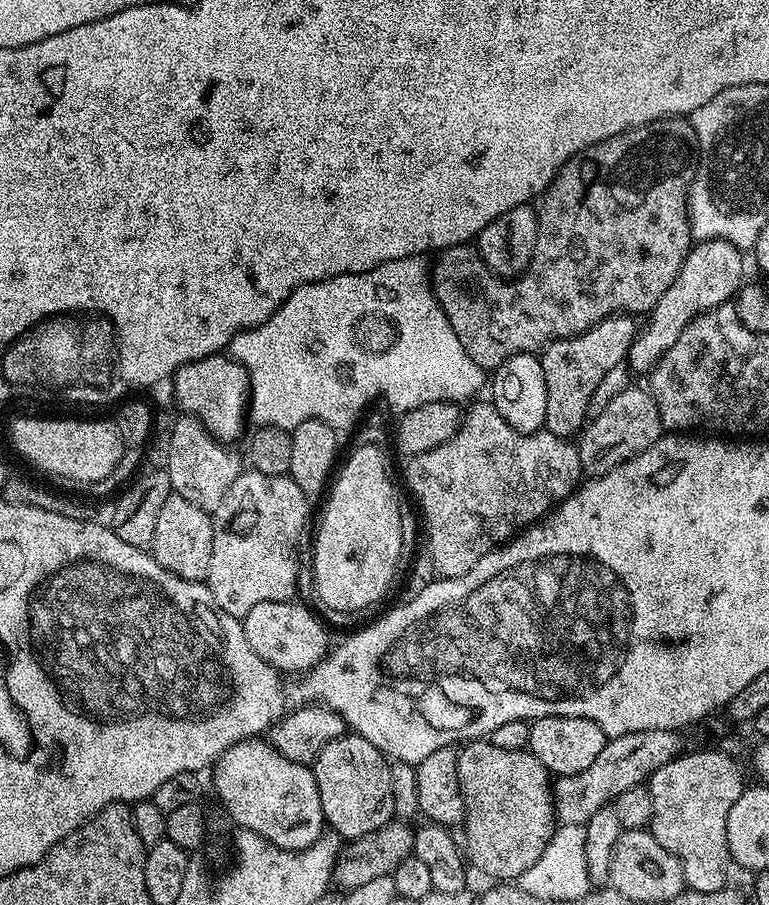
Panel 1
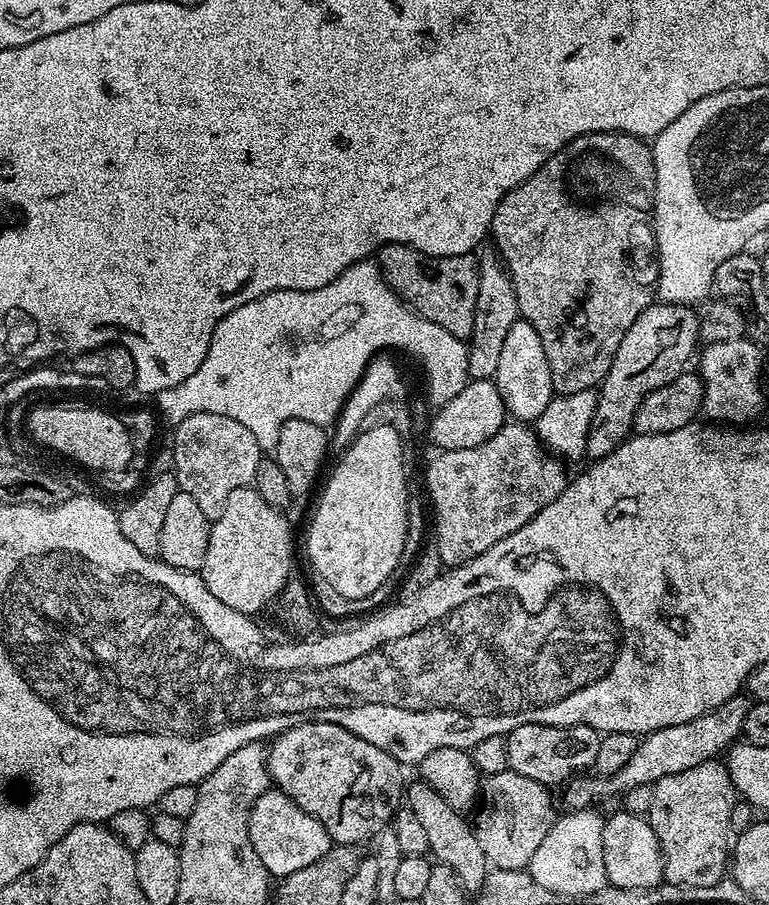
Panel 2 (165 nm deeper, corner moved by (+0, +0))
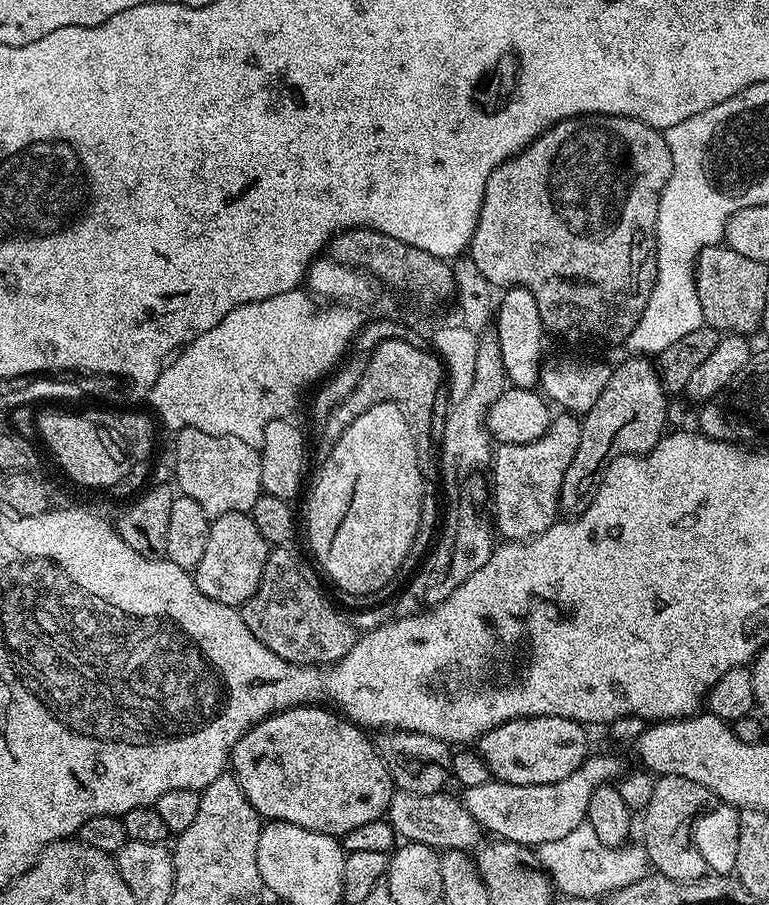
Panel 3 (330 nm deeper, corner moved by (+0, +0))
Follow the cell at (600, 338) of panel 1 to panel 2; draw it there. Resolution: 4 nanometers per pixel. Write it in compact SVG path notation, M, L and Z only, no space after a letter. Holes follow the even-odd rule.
M588 132L584 136L574 138L565 148L558 150L558 154L551 156L533 176L526 178L526 182L501 195L498 210L492 219L490 236L491 239L496 239L496 248L504 259L503 267L512 280L521 317L530 322L530 326L538 330L538 338L542 338L542 350L546 350L553 393L569 396L578 394L578 390L593 390L603 384L604 375L610 370L614 354L618 354L618 346L626 330L630 330L632 323L654 302L656 283L660 280L656 233L650 223L655 191L656 167L652 161L652 150L641 137L632 136L629 132Z

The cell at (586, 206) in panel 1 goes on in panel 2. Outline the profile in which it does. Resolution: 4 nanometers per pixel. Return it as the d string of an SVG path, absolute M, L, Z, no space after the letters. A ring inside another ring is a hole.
M385 244L378 253L380 271L396 295L422 318L450 330L454 338L467 341L472 335L480 272L475 255L427 256L406 244Z

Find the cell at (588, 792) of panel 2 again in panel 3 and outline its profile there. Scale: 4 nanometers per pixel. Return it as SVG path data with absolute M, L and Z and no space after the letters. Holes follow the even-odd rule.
M589 755L587 760L562 782L549 784L507 784L501 780L488 779L484 785L465 788L462 792L464 808L473 816L473 822L493 837L509 840L515 844L539 846L566 838L570 830L588 819L590 797L603 784L621 779L620 760L616 756Z

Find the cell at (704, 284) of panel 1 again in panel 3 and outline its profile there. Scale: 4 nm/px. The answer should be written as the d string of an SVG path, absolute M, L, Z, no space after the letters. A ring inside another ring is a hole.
M639 354L628 359L632 360L624 360L612 368L612 377L606 390L602 390L602 398L598 398L598 402L594 402L592 409L583 413L580 420L578 450L574 462L570 462L570 470L566 470L566 478L562 478L560 509L563 513L572 516L583 513L592 496L590 489L603 476L610 462L620 456L643 456L669 427L667 410L670 396L660 382L653 361Z

